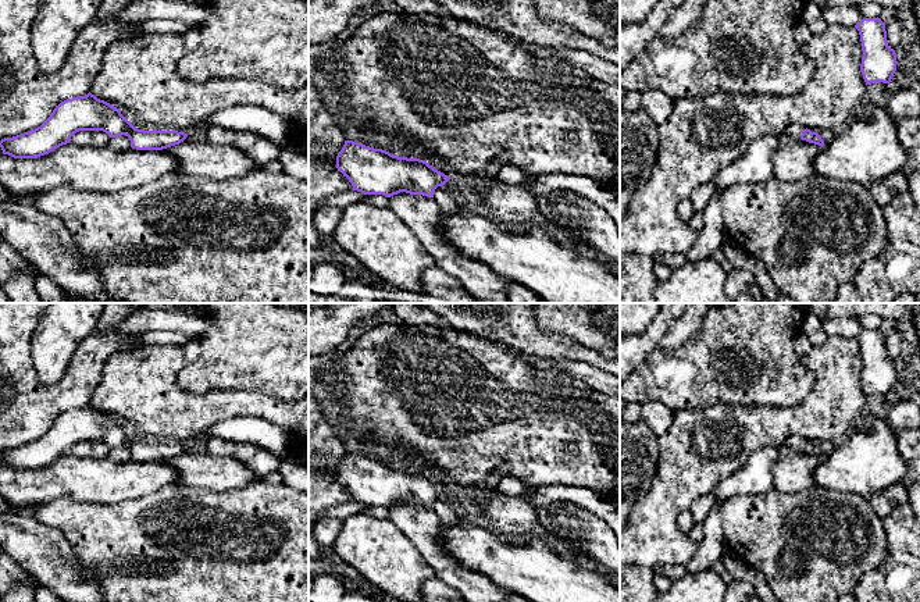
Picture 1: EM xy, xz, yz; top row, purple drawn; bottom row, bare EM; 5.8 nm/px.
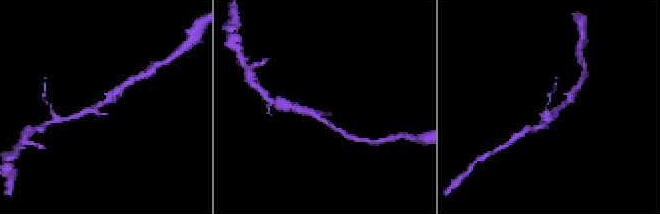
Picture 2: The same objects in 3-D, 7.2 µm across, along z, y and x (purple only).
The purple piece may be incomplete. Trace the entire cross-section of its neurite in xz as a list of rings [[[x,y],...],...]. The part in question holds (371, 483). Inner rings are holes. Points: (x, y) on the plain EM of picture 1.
[[[345,452],[342,462],[336,467],[336,480],[349,491],[353,502],[364,506],[384,506],[386,509],[400,503],[434,509],[435,501],[450,491],[450,488],[435,481],[424,471],[393,467],[386,462],[374,460],[353,452]]]

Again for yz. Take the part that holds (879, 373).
[[[863,330],[855,336],[862,353],[860,382],[866,396],[889,395],[896,382],[896,364],[888,357],[885,335],[877,330]]]

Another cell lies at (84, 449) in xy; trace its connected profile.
[[[79,442],[71,448],[69,455],[75,457],[100,459],[107,457],[110,452],[108,445],[103,442]]]

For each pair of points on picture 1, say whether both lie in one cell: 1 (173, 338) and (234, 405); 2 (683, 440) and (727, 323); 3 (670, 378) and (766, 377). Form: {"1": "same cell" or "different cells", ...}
{"1": "different cells", "2": "different cells", "3": "same cell"}

